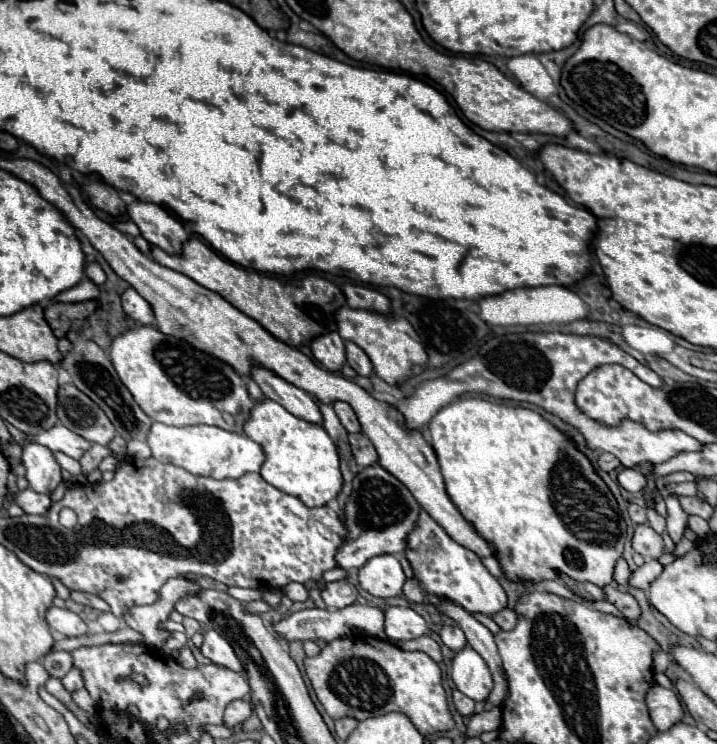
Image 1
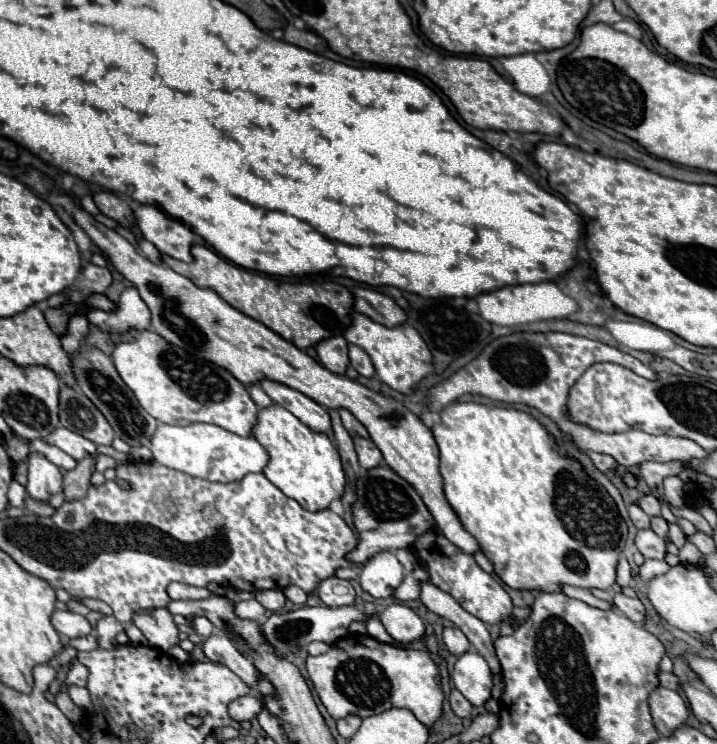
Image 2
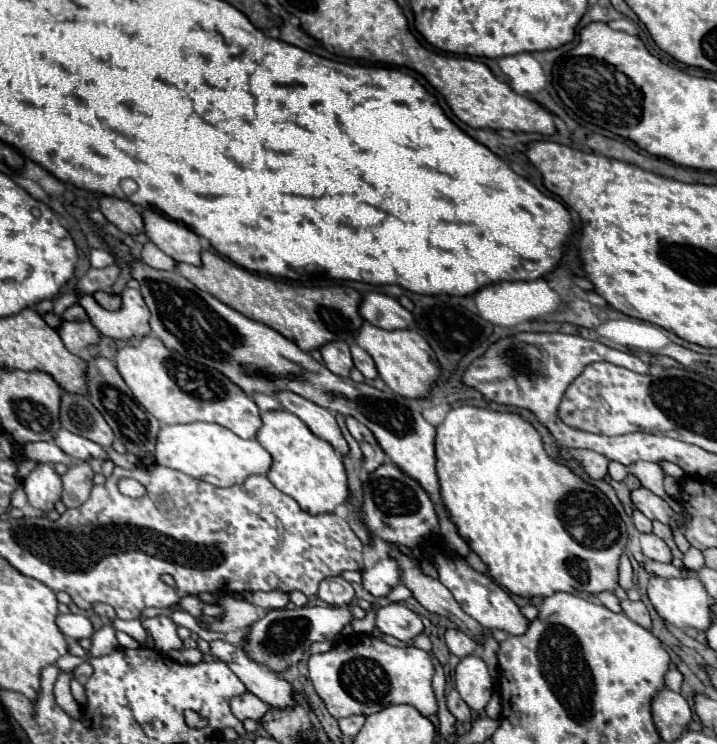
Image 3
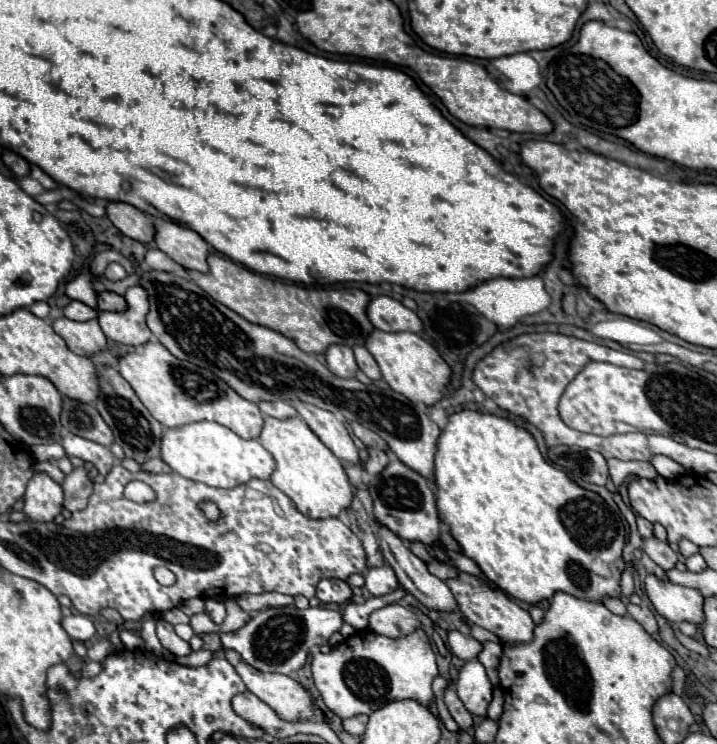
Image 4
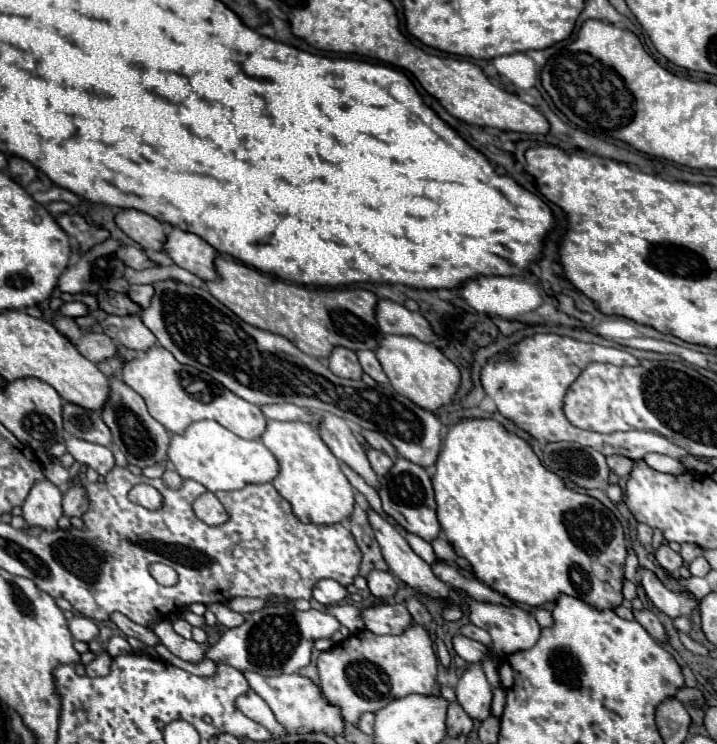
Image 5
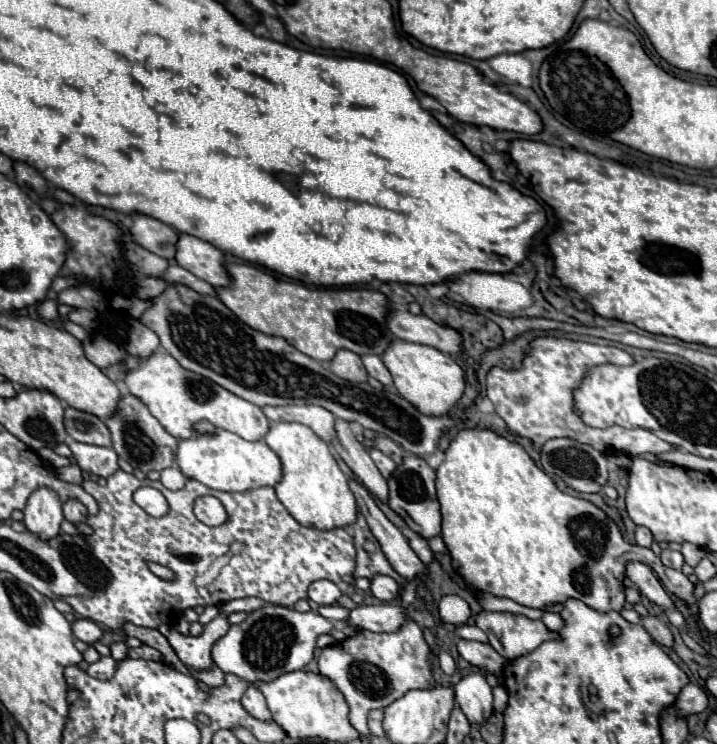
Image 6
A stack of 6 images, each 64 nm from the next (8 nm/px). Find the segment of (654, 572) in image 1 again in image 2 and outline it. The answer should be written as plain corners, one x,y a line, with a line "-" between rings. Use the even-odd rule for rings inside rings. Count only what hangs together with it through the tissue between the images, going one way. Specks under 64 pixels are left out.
646,560
646,562
640,566
638,576
640,576
642,582
650,582
652,578
666,574
668,568
670,568
670,566
668,566
666,562
662,562
662,560

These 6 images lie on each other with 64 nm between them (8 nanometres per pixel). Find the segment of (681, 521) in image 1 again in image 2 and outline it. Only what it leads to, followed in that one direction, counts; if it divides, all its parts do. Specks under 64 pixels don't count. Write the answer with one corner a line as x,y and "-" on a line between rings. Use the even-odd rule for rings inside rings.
670,476
664,480
664,494
670,506
684,506
684,492
682,492
684,482
678,476
-
670,522
668,526
670,526
670,530
668,530
670,540
672,540
672,542
674,542
678,548
682,548
682,546
684,546
684,542
686,542
686,536
684,536
682,528
680,528
678,524
674,524
674,522

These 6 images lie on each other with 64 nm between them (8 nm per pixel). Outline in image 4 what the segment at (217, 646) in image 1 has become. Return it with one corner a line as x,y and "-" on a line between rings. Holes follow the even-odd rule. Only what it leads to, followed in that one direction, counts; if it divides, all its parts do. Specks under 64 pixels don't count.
222,650
222,656
234,666
234,670
238,672
238,676
244,680
244,684
246,684
246,688
252,692
252,694
256,694
260,700
264,700
282,720
286,720
286,722
298,722
298,720
302,720
302,718
324,718
324,714
316,708
316,704
314,704
314,698
310,696
310,692
300,684
300,682
296,682
296,680
292,680
292,678
288,678
288,676
284,676
284,674
268,674
268,672
260,672
258,668
252,668
250,664
246,664
244,660
242,660
242,656
238,654
238,652
234,652
234,650

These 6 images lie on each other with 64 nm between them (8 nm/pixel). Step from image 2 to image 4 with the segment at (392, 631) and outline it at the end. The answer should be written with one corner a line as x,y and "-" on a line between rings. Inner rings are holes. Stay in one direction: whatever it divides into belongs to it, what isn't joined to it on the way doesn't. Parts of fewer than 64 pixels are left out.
388,604
370,614
370,628
388,638
404,638
420,628
416,614
402,604

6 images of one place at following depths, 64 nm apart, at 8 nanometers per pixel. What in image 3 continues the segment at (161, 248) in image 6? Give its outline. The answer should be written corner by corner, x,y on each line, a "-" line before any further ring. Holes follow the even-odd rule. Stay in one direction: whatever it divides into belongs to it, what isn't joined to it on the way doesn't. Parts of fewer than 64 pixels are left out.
100,196
98,204
100,204
100,212
112,224
116,224
122,232
140,234
144,230
144,222
140,220
140,212
136,210
136,206
132,202
120,200
114,196

